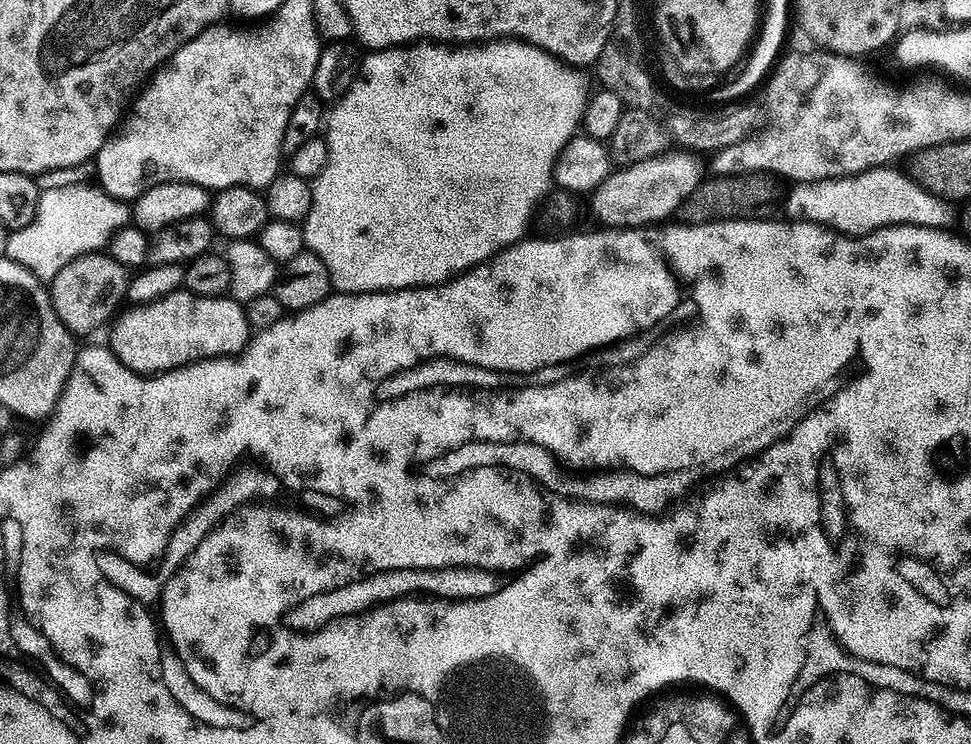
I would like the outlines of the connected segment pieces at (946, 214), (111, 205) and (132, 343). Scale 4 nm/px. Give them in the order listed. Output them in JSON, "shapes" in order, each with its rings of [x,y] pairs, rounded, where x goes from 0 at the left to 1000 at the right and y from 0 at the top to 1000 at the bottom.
{"shapes":[[[[907,223],[905,226],[898,226],[896,230],[885,231],[885,234],[883,235],[861,238],[859,241],[844,241],[834,246],[819,246],[818,249],[815,249],[813,251],[815,254],[813,255],[808,269],[806,265],[806,289],[813,296],[830,296],[838,301],[844,301],[849,305],[860,309],[860,312],[865,312],[871,317],[891,317],[891,315],[898,312],[900,308],[913,306],[917,302],[927,301],[943,302],[950,306],[972,306],[975,302],[974,298],[978,293],[978,282],[976,280],[978,278],[977,273],[973,267],[967,266],[966,263],[962,262],[959,257],[949,250],[949,247],[943,243],[942,238],[939,238],[935,234],[933,237],[931,233],[921,227],[922,224],[919,223]]],[[[95,245],[77,247],[76,250],[62,250],[41,259],[39,281],[36,290],[27,304],[13,308],[7,323],[5,344],[24,356],[36,368],[42,379],[57,378],[62,364],[72,351],[91,340],[106,340],[119,312],[133,305],[136,294],[136,281],[129,270],[122,269]]],[[[182,390],[165,403],[135,413],[134,419],[122,425],[113,466],[135,500],[143,500],[145,505],[160,505],[202,484],[242,478],[251,472],[257,456],[251,415],[252,410],[235,395],[202,398],[193,390]]]]}

